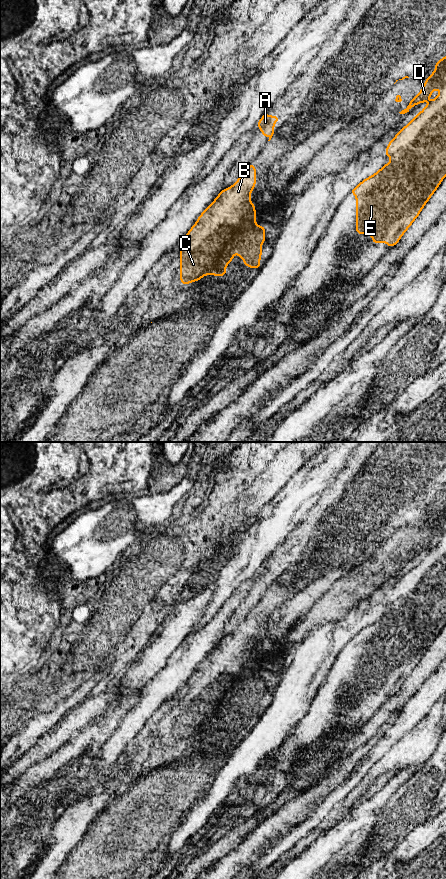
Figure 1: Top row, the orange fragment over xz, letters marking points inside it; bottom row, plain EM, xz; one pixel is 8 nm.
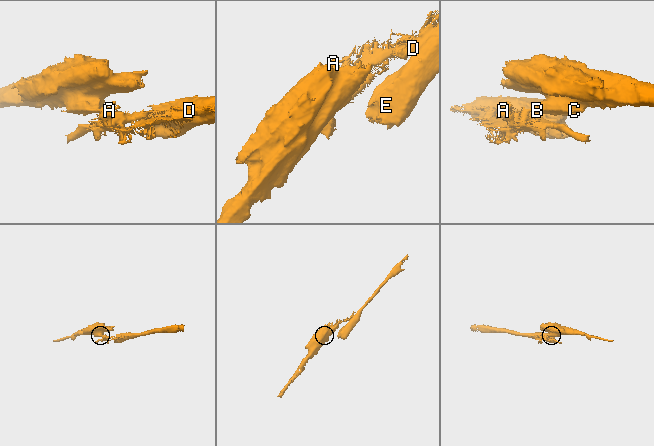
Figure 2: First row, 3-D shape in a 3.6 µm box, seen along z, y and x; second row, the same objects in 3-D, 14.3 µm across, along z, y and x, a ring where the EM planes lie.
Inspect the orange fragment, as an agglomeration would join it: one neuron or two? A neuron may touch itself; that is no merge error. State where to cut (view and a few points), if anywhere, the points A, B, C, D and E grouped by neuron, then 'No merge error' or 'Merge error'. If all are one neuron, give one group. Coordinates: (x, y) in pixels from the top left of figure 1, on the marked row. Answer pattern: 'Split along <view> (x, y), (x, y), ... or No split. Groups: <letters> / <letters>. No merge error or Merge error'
Split along xz (251, 163), (249, 166). Groups: A D E / B C. Merge error

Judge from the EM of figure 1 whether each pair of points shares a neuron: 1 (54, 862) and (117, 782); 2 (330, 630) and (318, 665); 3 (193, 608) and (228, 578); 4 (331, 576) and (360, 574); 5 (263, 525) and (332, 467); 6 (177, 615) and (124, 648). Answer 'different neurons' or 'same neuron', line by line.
1: same neuron
2: same neuron
3: different neurons
4: different neurons
5: same neuron
6: different neurons

